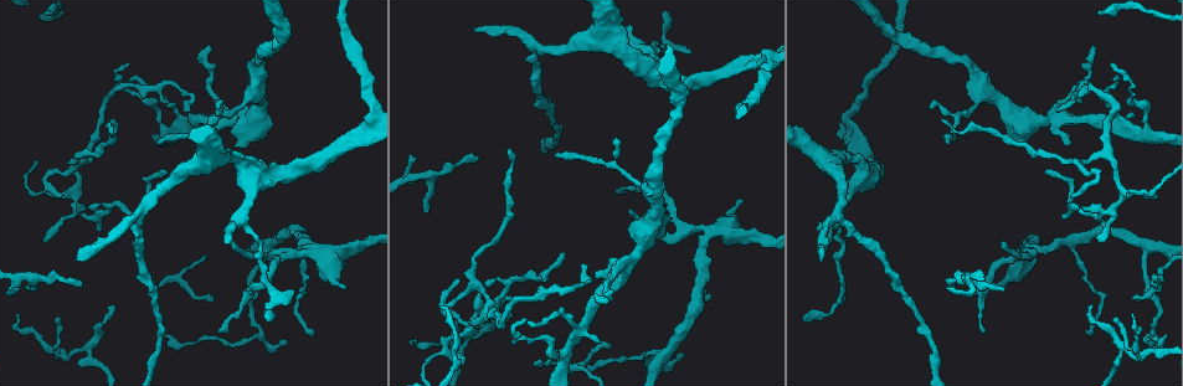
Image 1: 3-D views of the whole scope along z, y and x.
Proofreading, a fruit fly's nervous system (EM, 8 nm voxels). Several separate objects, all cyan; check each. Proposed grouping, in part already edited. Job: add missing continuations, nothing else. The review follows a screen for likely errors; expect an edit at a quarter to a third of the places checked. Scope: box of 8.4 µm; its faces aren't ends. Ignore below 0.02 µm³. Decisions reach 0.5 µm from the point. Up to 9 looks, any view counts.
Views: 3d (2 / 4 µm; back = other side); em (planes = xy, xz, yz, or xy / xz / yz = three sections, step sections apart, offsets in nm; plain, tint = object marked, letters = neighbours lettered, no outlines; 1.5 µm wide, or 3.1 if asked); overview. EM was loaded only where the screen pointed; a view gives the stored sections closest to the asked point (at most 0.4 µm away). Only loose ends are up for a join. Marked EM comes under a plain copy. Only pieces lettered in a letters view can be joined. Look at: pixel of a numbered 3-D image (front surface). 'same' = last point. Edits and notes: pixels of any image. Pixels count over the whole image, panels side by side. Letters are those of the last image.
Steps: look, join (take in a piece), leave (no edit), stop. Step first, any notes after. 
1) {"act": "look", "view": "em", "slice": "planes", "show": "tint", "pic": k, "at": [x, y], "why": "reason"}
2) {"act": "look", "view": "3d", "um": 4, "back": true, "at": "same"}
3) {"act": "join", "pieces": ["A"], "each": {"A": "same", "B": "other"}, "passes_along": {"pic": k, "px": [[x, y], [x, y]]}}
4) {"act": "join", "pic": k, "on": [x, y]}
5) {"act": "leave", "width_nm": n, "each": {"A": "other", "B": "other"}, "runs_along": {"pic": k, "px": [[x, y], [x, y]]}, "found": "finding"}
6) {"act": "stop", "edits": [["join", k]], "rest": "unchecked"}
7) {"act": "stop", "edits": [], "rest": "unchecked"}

{"act": "look", "view": "em", "slice": "planes", "show": "letters", "pic": 1, "at": [819, 260], "why": "branch stops here"}

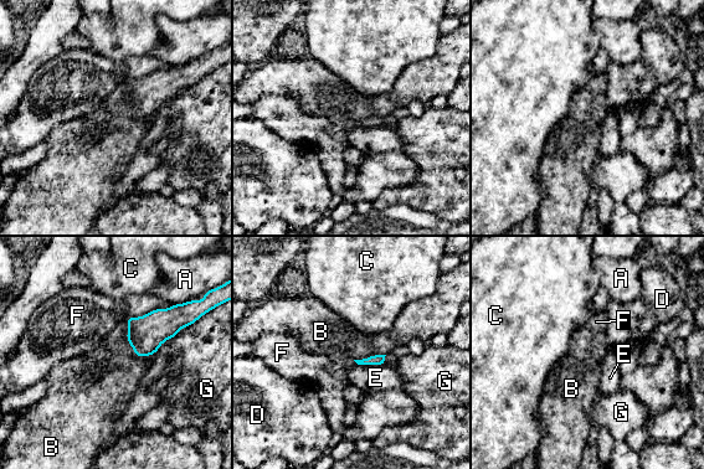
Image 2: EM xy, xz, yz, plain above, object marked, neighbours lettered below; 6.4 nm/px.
{"act": "join", "pieces": ["F"], "longest_contact_nm": ["B", 280], "each": {"A": "other", "B": "other", "C": "other", "D": "other", "E": "other", "F": "same", "G": "other"}, "found": "the cell continues"}

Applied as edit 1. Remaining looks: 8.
{"act": "look", "view": "overview"}

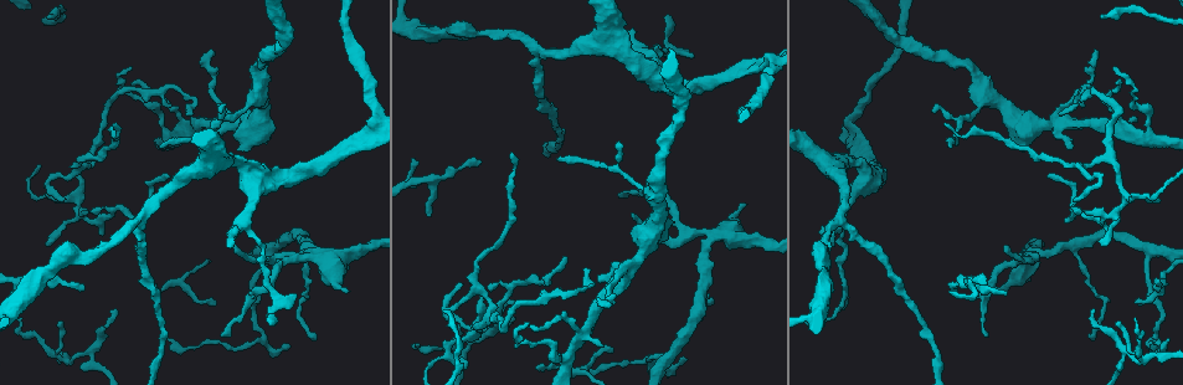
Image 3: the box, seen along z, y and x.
{"act": "look", "view": "3d", "um": 4, "pic": 3, "at": [479, 164], "why": "an open end"}

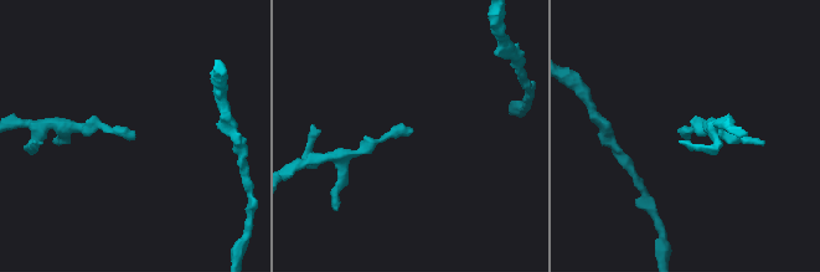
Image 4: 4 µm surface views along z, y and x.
{"act": "look", "view": "em", "slice": "planes", "show": "letters", "pic": 4, "at": [411, 131], "why": "need the tissue"}

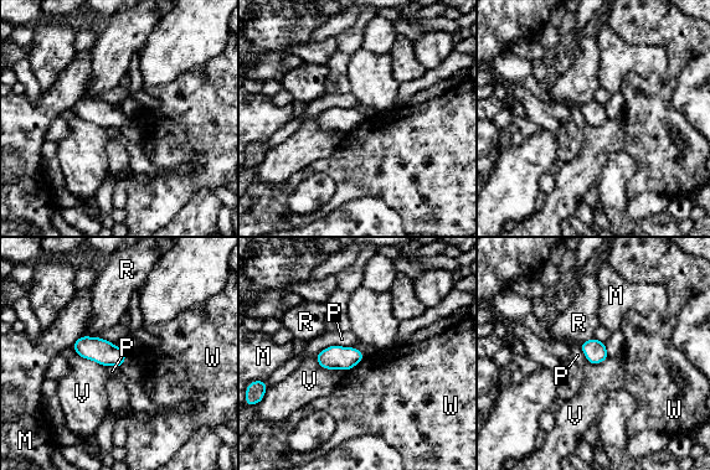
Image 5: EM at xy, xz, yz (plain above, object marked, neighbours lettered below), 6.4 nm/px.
{"act": "leave", "width_nm": 140, "longest_contact_nm": ["P", 260], "each": {"M": "other", "P": "other", "R": "other", "V": "other", "W": "other"}, "found": "no lettered piece goes on from it"}

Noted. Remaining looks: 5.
{"act": "look", "view": "3d", "um": 4, "pic": 3, "at": [420, 344], "why": "tapers out"}

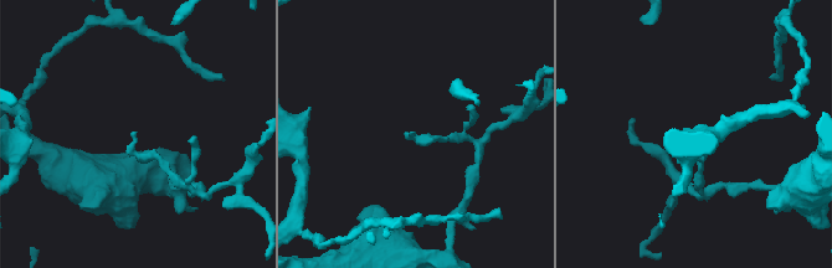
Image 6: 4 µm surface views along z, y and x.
{"act": "look", "view": "em", "slice": "yz", "step": 8, "show": "letters", "pic": 6, "at": [412, 132], "why": "need the tissue"}

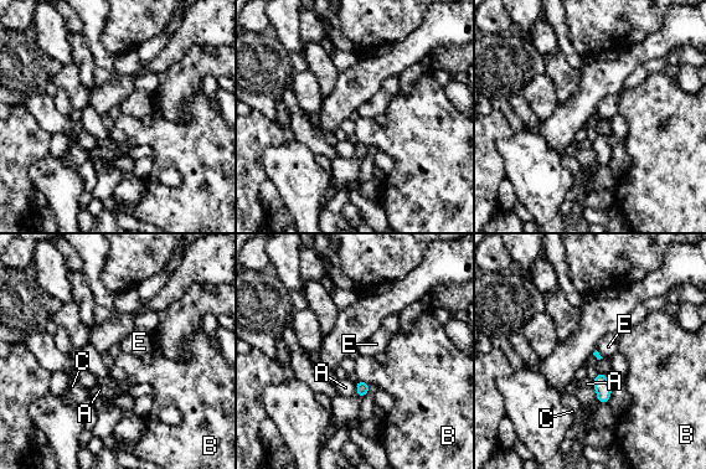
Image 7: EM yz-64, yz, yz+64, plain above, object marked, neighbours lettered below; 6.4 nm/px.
{"act": "look", "view": "em", "slice": "planes", "show": "letters", "at": "same", "why": "cut it another way"}

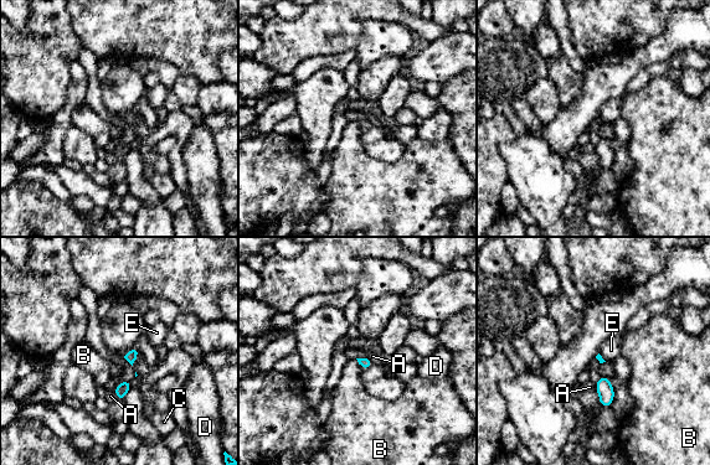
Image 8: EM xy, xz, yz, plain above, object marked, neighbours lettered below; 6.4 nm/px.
{"act": "leave", "each": {"A": "other", "B": "other", "C": "other", "D": "other", "E": "other"}, "border": {"pic": 8, "px": [[113, 391], [117, 398]]}, "found": "no lettered piece goes on from it"}

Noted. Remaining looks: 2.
{"act": "look", "view": "em", "um": 3.1, "slice": "planes", "show": "tint", "pic": 3, "at": [116, 309], "why": "thin end"}

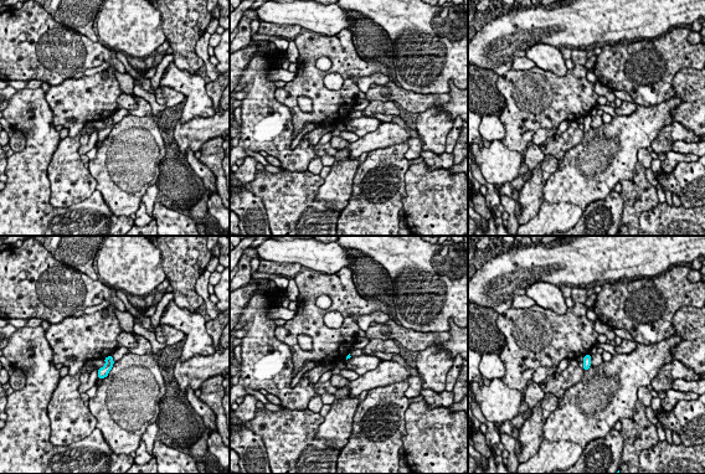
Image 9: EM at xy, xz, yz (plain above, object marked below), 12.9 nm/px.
{"act": "look", "view": "em", "um": 3.1, "slice": "planes", "show": "letters", "at": "same"}

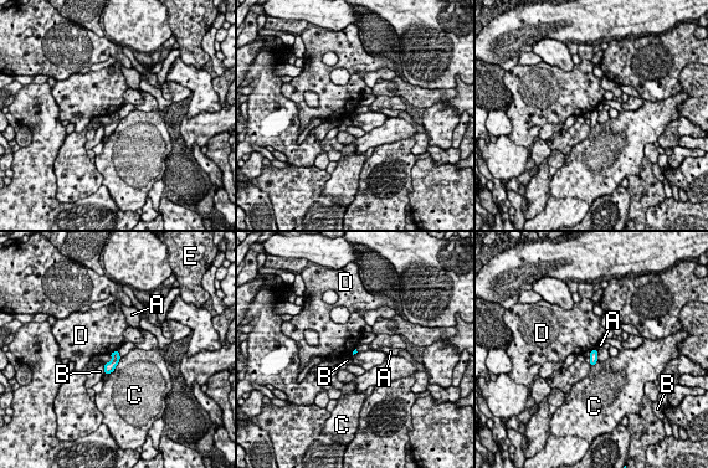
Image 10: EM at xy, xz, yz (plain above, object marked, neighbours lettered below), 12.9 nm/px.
{"act": "leave", "each": {"A": "other", "B": "other", "C": "other", "D": "other", "E": "other"}, "border": {"pic": 10, "px": [[117, 349], [108, 354]]}, "found": "none of them fits"}

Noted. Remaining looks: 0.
{"act": "stop", "edits": [["join", 2]], "rest": "unchecked"}

